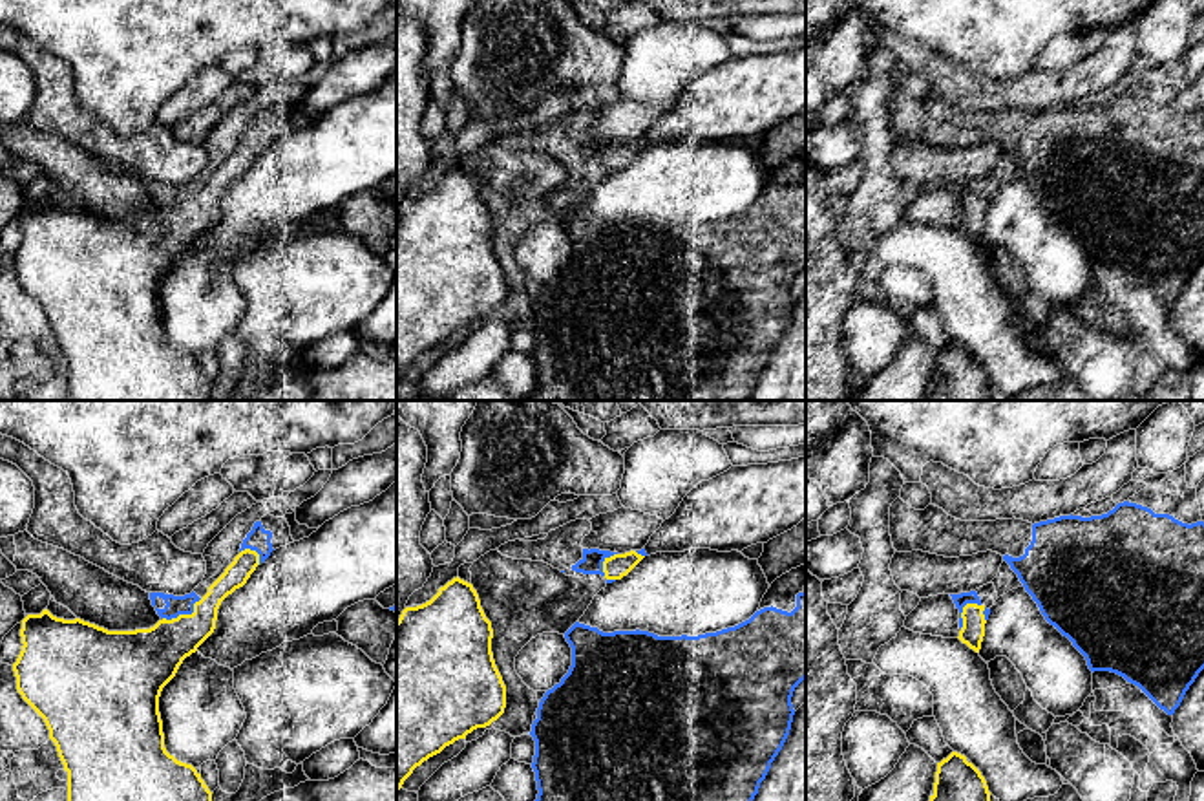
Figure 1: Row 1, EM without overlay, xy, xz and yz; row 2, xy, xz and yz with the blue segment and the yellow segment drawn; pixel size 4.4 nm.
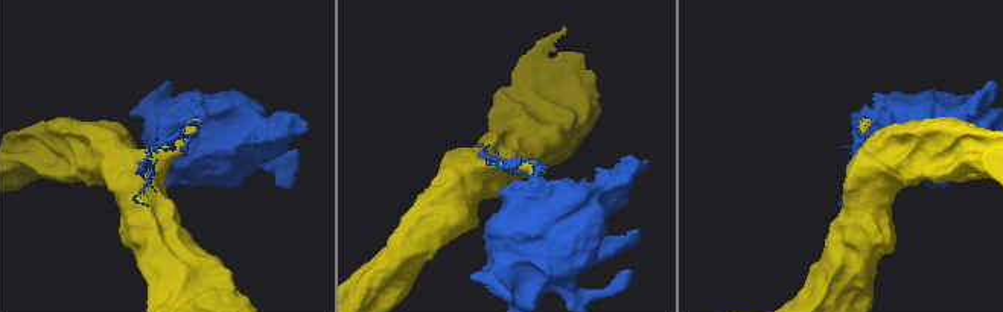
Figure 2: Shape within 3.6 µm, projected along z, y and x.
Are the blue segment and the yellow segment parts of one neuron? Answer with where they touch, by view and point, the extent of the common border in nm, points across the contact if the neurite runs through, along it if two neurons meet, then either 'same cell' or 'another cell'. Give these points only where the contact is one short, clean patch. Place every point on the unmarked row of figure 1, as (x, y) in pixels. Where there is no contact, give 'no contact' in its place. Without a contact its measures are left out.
xy (185, 203) | 200 nm | same cell

